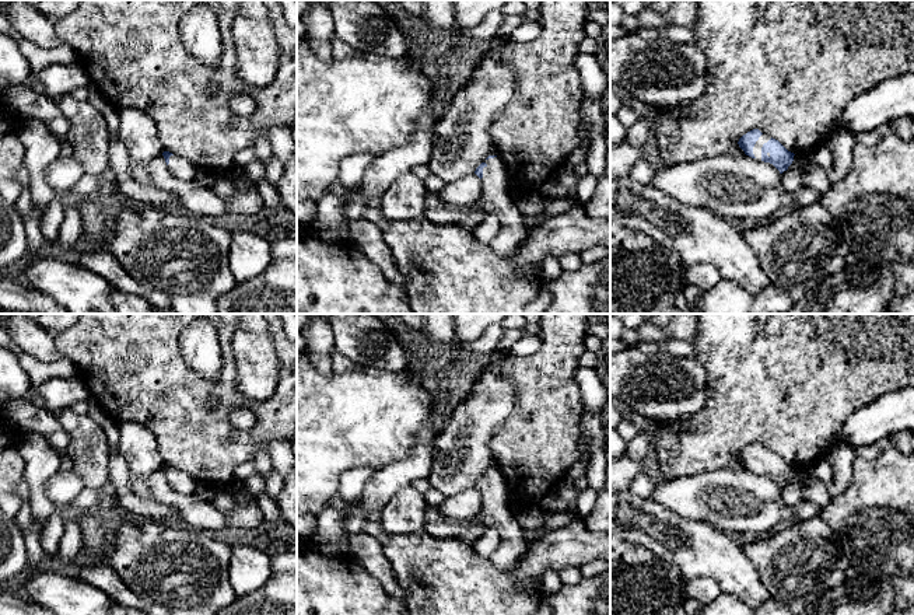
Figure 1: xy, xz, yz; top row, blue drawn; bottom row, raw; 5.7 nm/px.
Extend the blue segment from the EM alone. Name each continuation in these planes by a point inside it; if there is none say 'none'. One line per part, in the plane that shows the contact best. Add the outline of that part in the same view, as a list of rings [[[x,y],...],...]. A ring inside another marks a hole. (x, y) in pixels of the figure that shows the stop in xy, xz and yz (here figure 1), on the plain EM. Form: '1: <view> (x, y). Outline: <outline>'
1: xz (494, 513). Outline: [[[488,472],[483,482],[480,513],[470,520],[454,520],[444,517],[438,507],[426,507],[426,523],[440,538],[454,538],[462,534],[470,524],[483,524],[500,534],[500,545],[490,556],[495,567],[512,572],[528,552],[528,541],[523,530],[509,509],[505,478],[498,472]]]

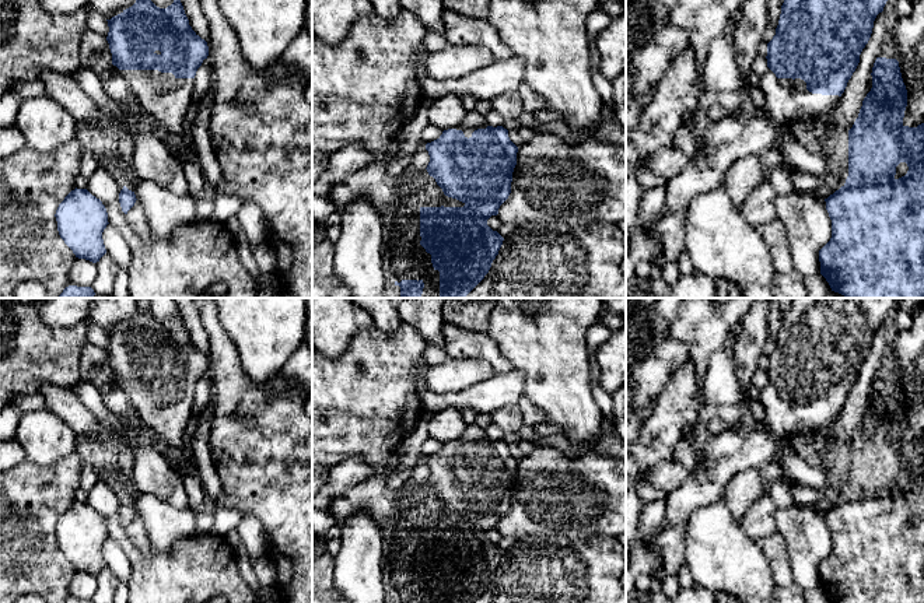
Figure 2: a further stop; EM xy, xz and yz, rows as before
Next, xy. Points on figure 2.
1: xy (167, 413). Outline: [[[120,383],[143,423],[157,435],[162,448],[176,455],[189,431],[195,392],[176,392],[158,383]]]

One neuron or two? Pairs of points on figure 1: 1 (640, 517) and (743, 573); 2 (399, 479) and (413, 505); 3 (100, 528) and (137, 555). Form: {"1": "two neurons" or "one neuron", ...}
{"1": "one neuron", "2": "two neurons", "3": "two neurons"}

